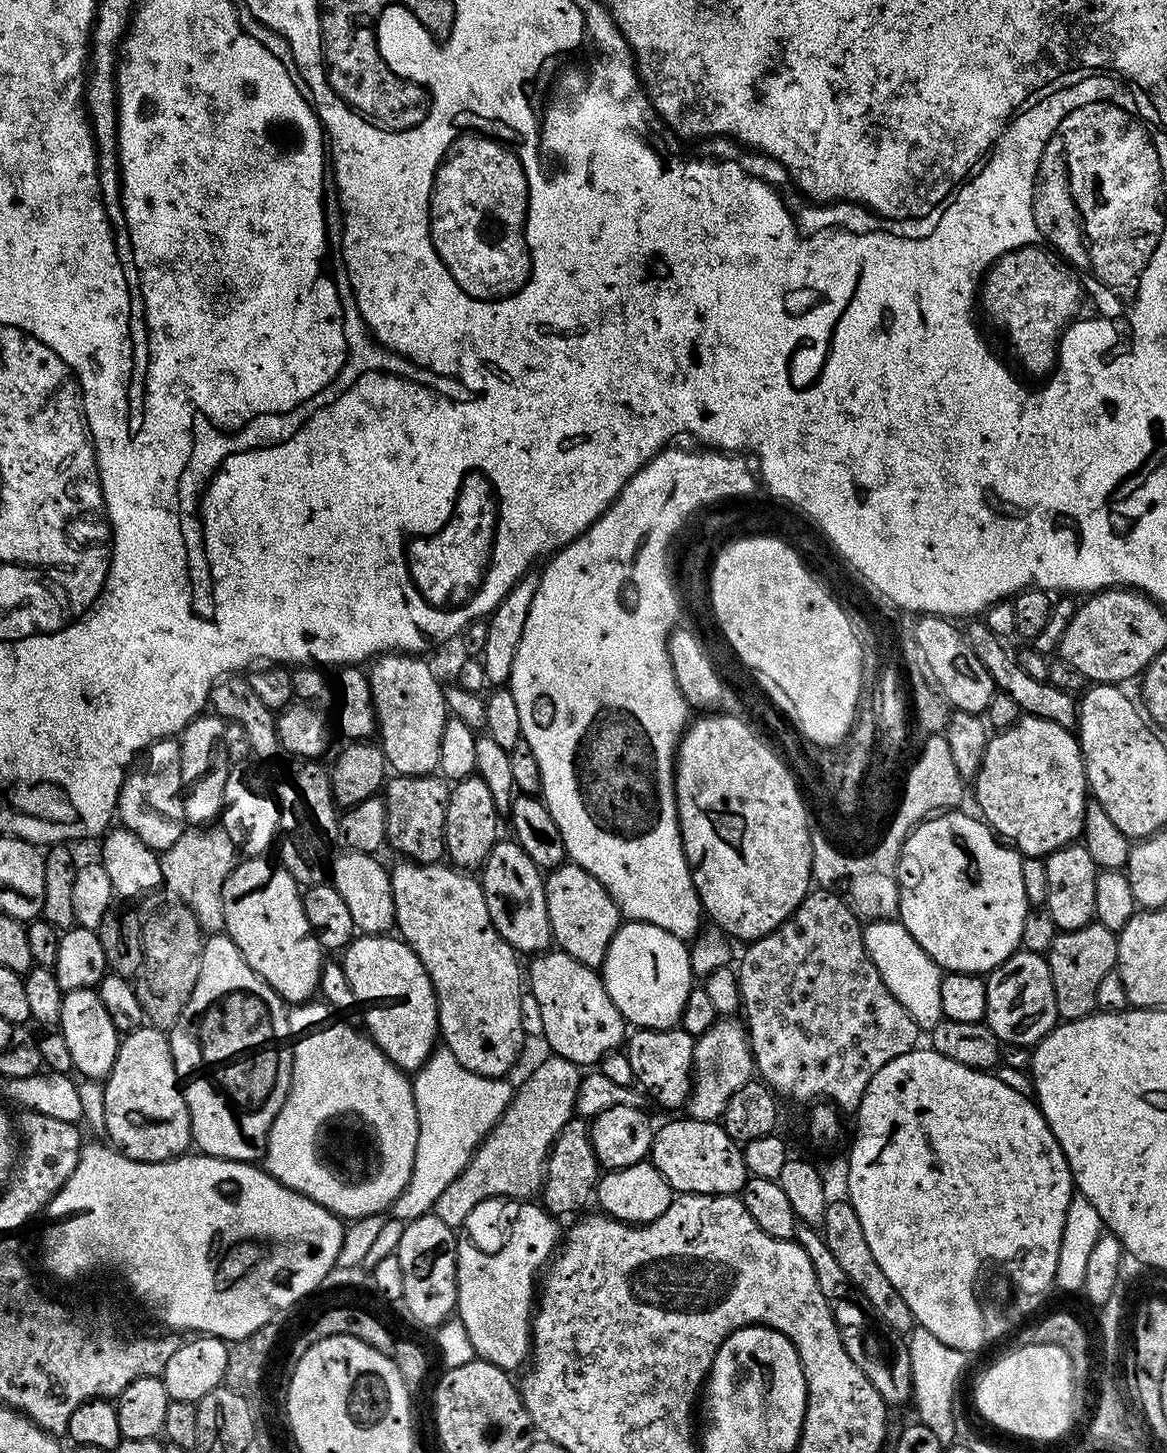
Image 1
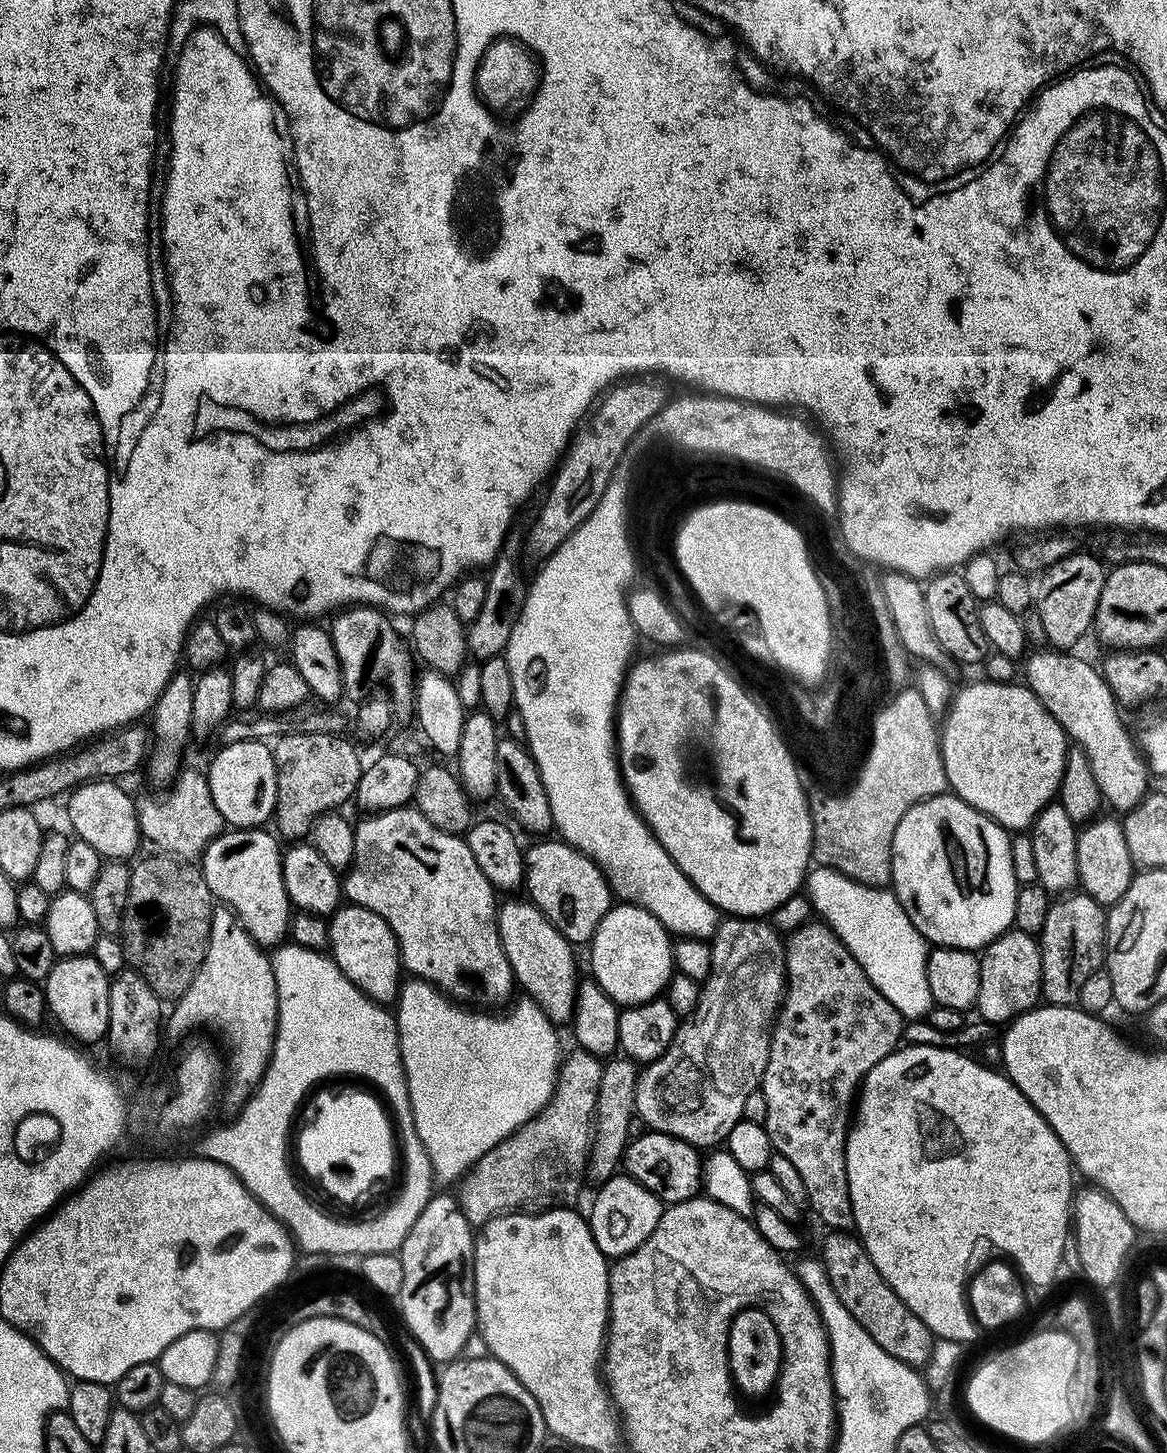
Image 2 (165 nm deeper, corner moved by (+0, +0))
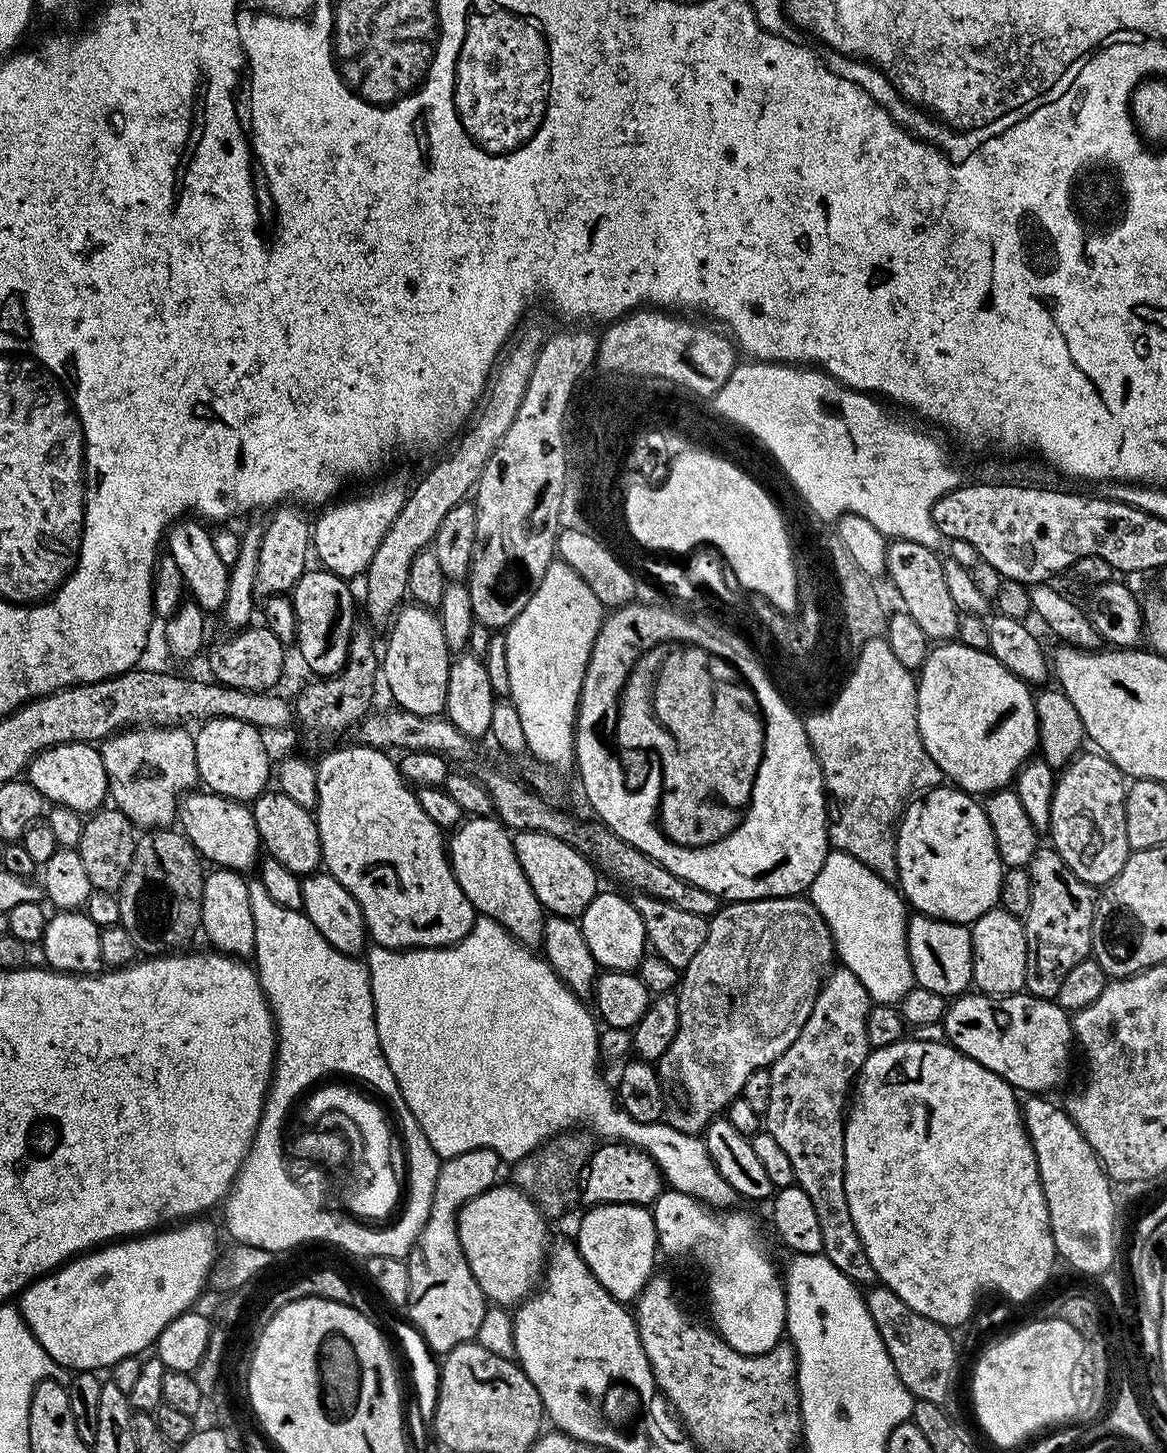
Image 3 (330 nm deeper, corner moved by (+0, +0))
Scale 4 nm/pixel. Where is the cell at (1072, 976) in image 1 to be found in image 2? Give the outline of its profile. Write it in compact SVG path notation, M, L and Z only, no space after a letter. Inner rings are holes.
M1064 894L1050 906L1046 926L1042 926L1038 943L1042 958L1040 991L1048 1004L1063 1008L1079 1005L1082 985L1090 974L1101 971L1106 951L1106 908L1092 896Z

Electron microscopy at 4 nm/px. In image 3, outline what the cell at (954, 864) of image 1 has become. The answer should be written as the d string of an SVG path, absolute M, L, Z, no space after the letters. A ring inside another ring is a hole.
M955 786L934 788L925 791L923 796L924 800L913 799L898 821L896 857L899 891L911 907L912 904L916 907L913 909L917 913L970 926L982 918L982 914L999 905L1002 878L1006 871L996 849L990 822L984 813L983 803L975 795L961 792Z

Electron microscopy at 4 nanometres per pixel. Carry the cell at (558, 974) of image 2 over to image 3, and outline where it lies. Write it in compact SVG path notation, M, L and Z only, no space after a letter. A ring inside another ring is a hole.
M492 816L465 819L451 833L446 851L462 894L466 894L480 916L489 916L525 946L536 946L543 941L546 909L538 902L538 894L534 894L518 862L509 829L499 819Z

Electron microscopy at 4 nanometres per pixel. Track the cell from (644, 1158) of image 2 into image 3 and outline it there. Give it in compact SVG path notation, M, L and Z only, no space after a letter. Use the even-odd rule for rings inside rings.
M604 1142L588 1159L586 1175L582 1180L582 1200L585 1205L639 1204L655 1205L660 1193L665 1191L666 1181L660 1167L648 1153L627 1142Z

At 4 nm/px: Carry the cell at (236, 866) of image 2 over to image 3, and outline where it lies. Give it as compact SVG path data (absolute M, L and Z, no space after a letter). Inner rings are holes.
M207 790L193 791L185 795L178 805L178 824L201 857L208 862L213 860L213 865L245 870L252 863L253 867L261 855L262 845L254 814L247 803L239 800L231 800Z

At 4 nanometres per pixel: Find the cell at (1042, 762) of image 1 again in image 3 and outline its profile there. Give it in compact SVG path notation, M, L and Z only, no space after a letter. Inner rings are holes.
M944 642L933 647L920 665L916 713L926 754L934 758L941 773L947 779L949 776L952 779L949 781L955 787L969 794L987 794L1009 787L1020 767L1033 759L1040 742L1033 689L1006 666L1002 666L1002 662L998 662L991 652L959 642Z

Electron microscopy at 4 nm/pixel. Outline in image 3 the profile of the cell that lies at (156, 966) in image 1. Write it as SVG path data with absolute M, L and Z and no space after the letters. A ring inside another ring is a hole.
M153 829L137 839L130 870L120 887L120 923L144 956L179 951L196 934L201 922L202 886L206 875L202 857L181 831Z

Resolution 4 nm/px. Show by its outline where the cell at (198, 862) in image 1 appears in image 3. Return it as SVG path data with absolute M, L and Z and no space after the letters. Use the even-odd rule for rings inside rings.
M132 726L107 737L99 745L111 803L119 808L122 814L126 814L126 818L130 818L133 825L150 824L146 826L153 829L167 829L177 819L178 805L182 797L197 787L196 738L191 731L188 733L184 728L187 727Z

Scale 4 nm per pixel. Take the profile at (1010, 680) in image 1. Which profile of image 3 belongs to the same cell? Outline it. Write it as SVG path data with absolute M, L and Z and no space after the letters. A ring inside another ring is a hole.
M893 539L886 554L886 576L892 579L900 595L903 611L922 628L929 641L948 642L960 631L961 611L946 586L941 557L931 552L928 544L913 540Z

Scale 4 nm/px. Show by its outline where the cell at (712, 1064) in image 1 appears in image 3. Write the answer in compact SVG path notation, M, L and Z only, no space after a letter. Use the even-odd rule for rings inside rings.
M803 895L768 896L764 900L733 900L717 908L708 920L706 942L702 942L698 954L694 954L694 958L690 958L688 965L682 969L676 996L678 1030L674 1034L674 1042L670 1042L666 1054L662 1054L662 1058L658 1061L660 1085L664 1091L666 1105L663 1123L670 1125L674 1130L685 1132L687 1136L700 1136L708 1125L743 1093L746 1078L750 1078L750 1074L754 1074L758 1068L768 1068L794 1042L794 1038L798 1038L802 1026L806 1026L806 1018L810 1018L810 1010L814 1010L814 1002L820 993L822 974L827 973L833 964L832 932L826 926L822 914L818 914L818 910L812 905L811 899Z

